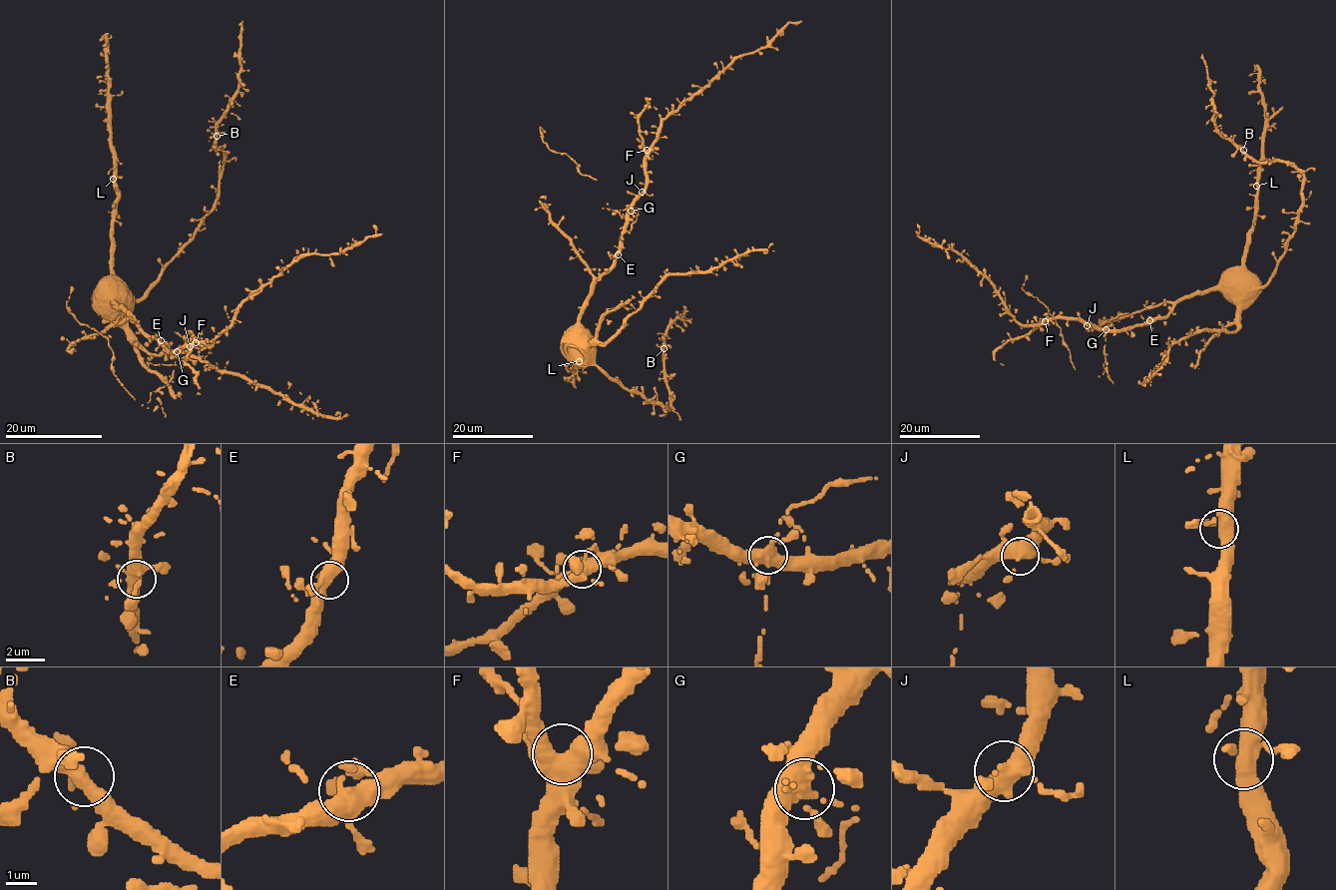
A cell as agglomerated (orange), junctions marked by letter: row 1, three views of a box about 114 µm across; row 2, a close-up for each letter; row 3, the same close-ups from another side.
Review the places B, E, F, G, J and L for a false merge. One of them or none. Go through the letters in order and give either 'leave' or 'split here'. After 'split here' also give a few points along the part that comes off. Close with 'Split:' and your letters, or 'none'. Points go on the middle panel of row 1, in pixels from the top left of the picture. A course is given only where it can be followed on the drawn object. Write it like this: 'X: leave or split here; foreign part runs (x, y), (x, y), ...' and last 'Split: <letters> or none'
B: leave
E: leave
F: leave
G: split here; foreign part runs (631, 211), (617, 210), (621, 218)
J: leave
L: leave
Split: G

